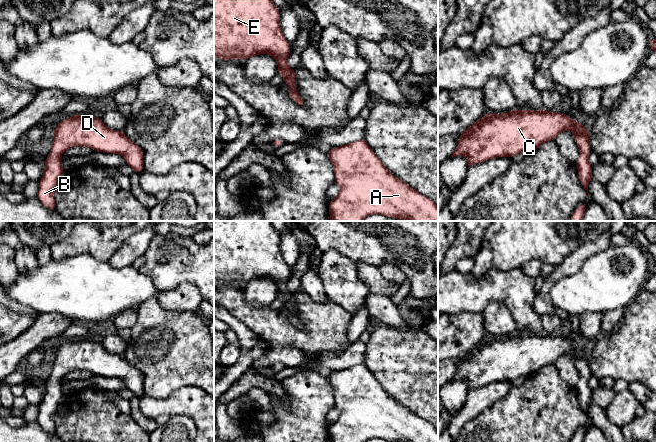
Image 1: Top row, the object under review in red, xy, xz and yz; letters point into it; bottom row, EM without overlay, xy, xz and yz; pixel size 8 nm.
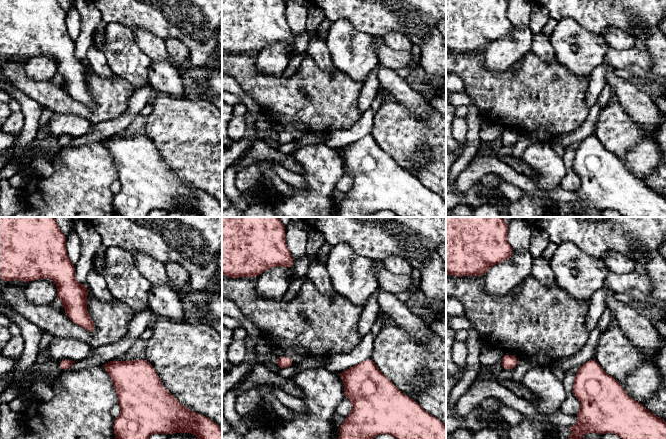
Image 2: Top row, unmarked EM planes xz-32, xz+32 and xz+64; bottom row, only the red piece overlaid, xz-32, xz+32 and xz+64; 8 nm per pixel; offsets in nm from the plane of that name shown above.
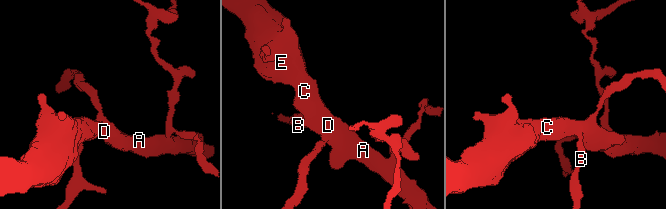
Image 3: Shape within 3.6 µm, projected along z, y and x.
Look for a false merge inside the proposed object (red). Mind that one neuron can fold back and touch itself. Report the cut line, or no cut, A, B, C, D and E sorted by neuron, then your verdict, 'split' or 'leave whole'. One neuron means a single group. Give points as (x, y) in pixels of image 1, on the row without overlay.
no cut; A B C D E; leave whole

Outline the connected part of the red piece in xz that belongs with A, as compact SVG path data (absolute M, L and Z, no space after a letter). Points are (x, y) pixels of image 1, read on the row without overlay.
M364 363L334 371L327 376L327 380L334 392L335 406L340 410L339 418L329 426L330 442L365 442L372 438L390 442L438 442L435 427L393 399Z

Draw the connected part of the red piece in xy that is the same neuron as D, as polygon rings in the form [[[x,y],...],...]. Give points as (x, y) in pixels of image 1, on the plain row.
[[[74,339],[61,345],[51,356],[53,358],[53,369],[51,377],[45,383],[44,398],[39,405],[39,415],[37,422],[49,434],[56,434],[54,415],[64,396],[62,392],[61,378],[66,374],[75,371],[89,371],[96,376],[119,378],[125,381],[126,388],[133,392],[134,396],[140,398],[143,392],[143,374],[140,370],[132,366],[124,355],[116,355],[107,352],[102,343],[96,340]]]

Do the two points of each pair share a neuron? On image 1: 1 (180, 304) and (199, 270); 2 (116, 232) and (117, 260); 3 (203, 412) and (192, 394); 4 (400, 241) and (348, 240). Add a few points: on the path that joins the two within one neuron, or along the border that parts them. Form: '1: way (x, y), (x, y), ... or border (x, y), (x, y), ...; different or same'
1: border (168, 289), (191, 282), (203, 299); different
2: border (134, 234), (130, 235), (107, 261); different
3: way (201, 408), (192, 398); same
4: way (387, 240), (361, 240); same

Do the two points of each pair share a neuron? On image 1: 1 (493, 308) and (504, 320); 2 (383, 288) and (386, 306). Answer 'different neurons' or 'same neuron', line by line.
1: same neuron
2: different neurons

